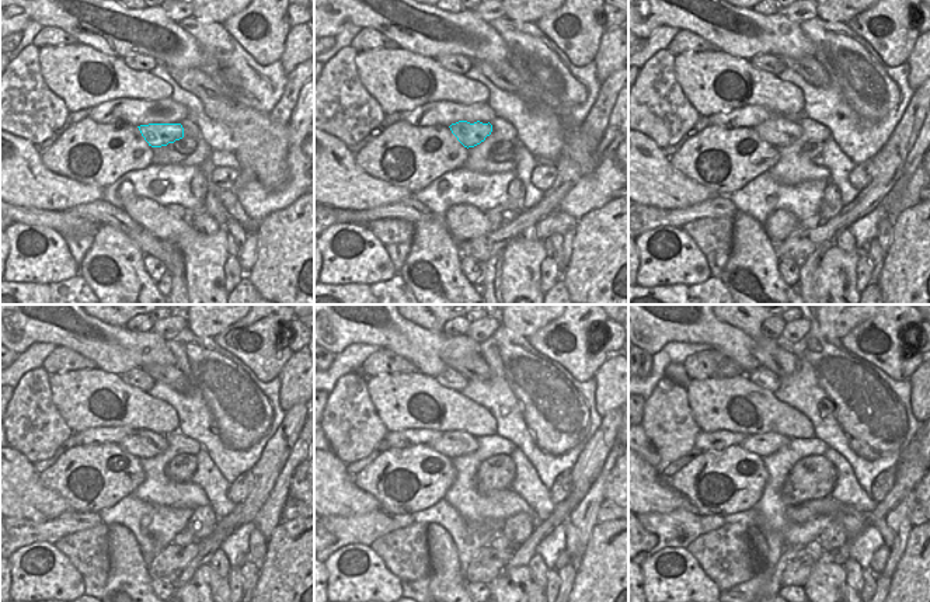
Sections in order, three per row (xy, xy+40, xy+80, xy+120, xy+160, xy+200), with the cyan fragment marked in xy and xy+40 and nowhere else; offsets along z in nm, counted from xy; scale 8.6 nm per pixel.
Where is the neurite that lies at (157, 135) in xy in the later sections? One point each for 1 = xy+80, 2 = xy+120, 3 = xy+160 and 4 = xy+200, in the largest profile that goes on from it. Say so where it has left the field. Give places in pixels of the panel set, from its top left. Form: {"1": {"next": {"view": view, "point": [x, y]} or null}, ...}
{"1": {"next": {"view": "xy+80", "point": [777, 131]}}, "2": {"next": {"view": "xy+120", "point": [143, 444]}}, "3": {"next": {"view": "xy+160", "point": [453, 444]}}, "4": {"next": {"view": "xy+200", "point": [766, 444]}}}

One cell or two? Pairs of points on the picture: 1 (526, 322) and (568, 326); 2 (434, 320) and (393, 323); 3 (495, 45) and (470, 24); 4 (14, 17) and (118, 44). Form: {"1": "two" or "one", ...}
{"1": "two", "2": "two", "3": "one", "4": "one"}

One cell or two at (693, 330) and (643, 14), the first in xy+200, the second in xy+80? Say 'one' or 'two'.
one

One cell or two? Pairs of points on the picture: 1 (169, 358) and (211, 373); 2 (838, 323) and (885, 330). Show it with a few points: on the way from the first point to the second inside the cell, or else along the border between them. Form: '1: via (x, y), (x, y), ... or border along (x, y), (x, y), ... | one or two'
1: border along (167, 341), (176, 364) | two
2: border along (868, 319), (854, 326), (840, 338) | two

